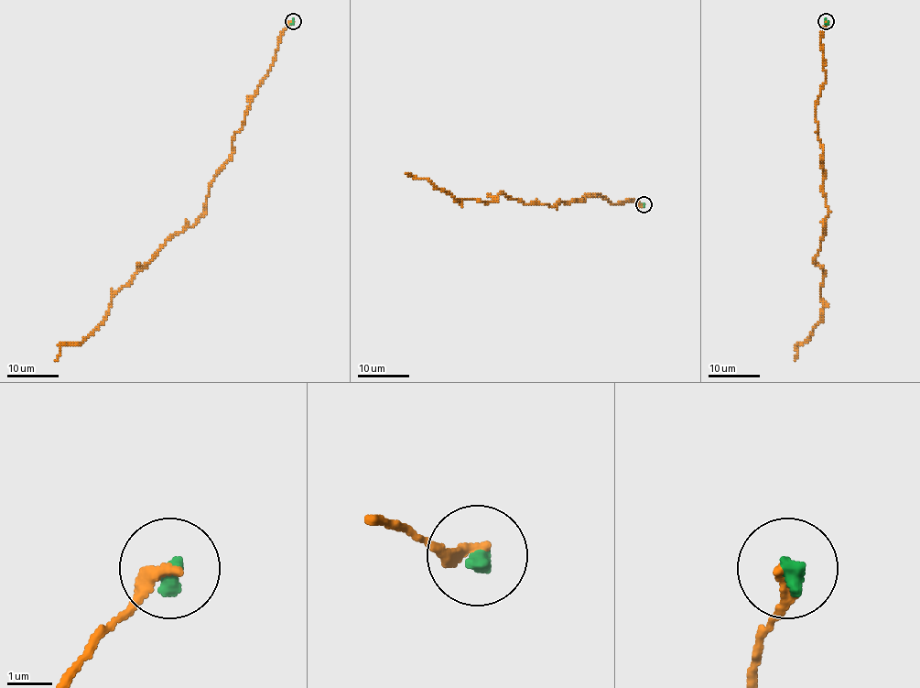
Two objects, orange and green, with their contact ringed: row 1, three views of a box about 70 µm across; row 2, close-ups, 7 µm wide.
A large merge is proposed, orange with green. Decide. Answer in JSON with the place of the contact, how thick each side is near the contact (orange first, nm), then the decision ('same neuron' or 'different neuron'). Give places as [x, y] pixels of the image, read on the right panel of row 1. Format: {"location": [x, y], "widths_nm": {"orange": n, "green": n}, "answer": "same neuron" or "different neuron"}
{"location": [826, 21], "widths_nm": {"orange": 320, "green": 360}, "answer": "same neuron"}

